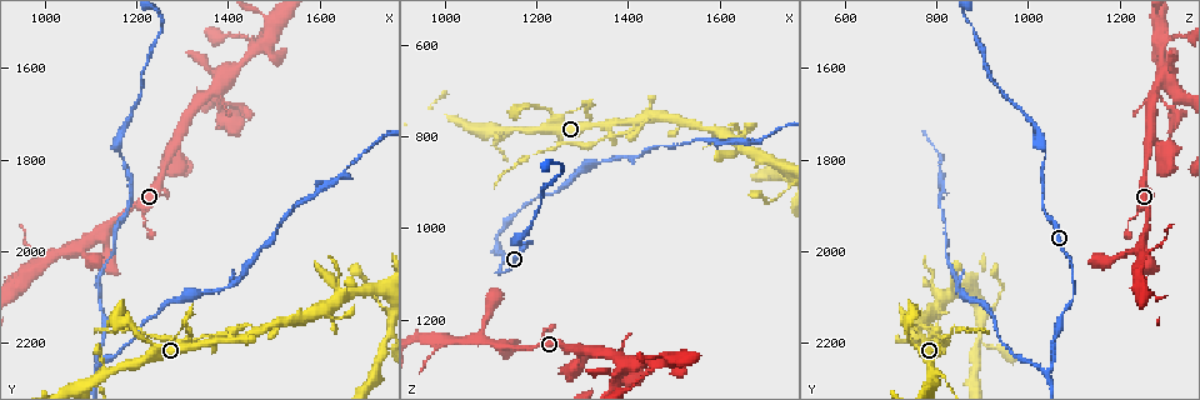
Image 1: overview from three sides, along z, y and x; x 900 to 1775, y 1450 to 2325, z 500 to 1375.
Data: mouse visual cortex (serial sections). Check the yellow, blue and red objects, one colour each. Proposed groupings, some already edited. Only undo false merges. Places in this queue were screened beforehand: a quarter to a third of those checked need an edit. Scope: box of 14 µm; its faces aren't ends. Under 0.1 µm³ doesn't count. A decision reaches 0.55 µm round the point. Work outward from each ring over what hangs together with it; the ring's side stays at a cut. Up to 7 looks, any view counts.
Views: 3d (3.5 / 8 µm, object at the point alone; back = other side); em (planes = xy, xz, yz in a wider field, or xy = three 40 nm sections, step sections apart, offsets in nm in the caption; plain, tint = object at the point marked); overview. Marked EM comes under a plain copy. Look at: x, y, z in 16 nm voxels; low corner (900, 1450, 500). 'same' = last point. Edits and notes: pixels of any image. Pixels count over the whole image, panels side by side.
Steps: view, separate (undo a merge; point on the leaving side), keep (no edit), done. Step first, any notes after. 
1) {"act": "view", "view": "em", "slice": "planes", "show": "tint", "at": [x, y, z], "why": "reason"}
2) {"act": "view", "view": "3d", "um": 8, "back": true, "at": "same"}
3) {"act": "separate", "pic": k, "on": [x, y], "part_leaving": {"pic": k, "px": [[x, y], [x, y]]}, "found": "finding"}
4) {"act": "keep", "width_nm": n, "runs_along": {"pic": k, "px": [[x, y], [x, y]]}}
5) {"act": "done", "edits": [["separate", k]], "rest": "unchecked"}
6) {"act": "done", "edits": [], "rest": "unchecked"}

{"act": "view", "view": "3d", "um": 8, "back": true, "at": [1355, 2200, 780], "why": "three arms meet"}

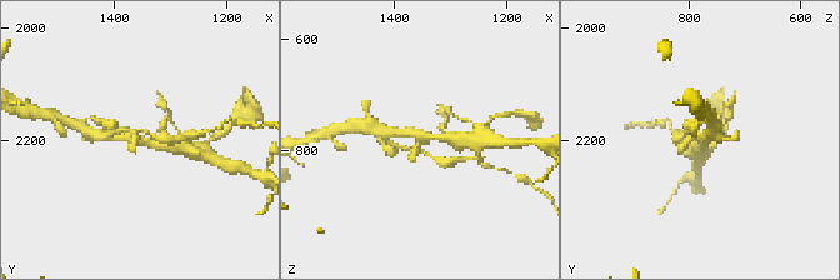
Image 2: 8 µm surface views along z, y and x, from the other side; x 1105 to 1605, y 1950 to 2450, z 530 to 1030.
{"act": "view", "view": "3d", "um": 3.5, "at": [1355, 2205, 780], "why": "closer look"}

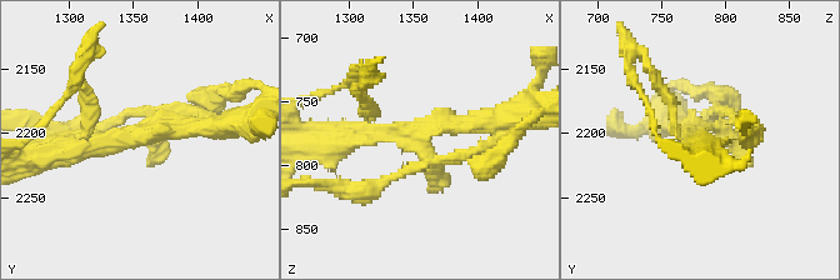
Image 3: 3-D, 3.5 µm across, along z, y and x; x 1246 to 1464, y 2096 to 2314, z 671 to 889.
{"act": "view", "view": "em", "slice": "xy", "step": 3, "show": "tint", "at": [1356, 2202, 772]}

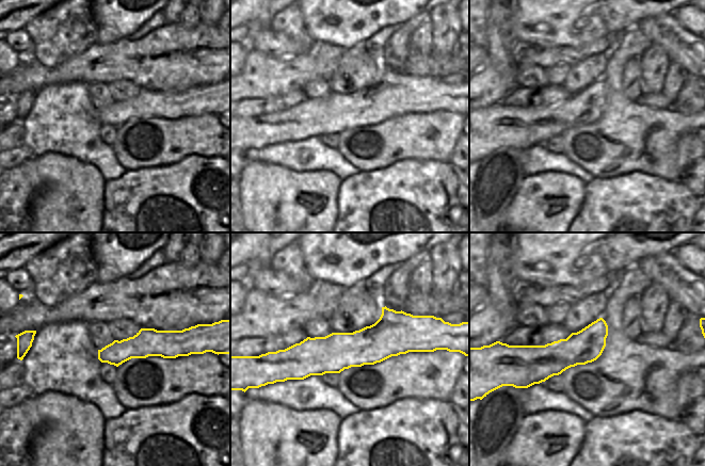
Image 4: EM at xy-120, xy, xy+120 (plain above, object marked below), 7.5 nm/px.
{"act": "separate", "pic": 3, "on": [101, 125], "part_leaving": {"pic": 3, "px": [[426, 160], [365, 193], [319, 183]]}, "found": "two cells meet here"}

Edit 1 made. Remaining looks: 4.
{"act": "view", "view": "3d", "um": 8, "at": [1110, 2265, 1050], "why": "abrupt turn"}

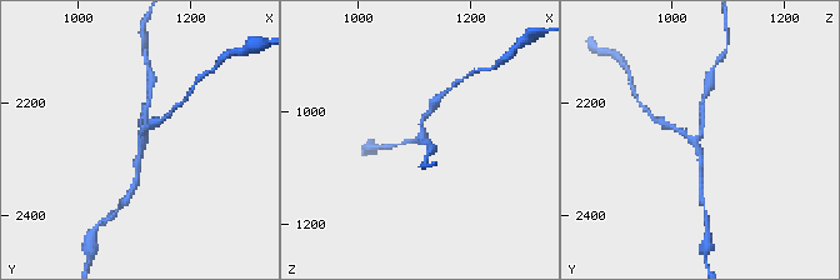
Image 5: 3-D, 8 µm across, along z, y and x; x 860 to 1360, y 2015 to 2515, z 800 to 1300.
{"act": "view", "view": "3d", "um": 3.5, "at": [1110, 2260, 1040], "why": "zoom in"}

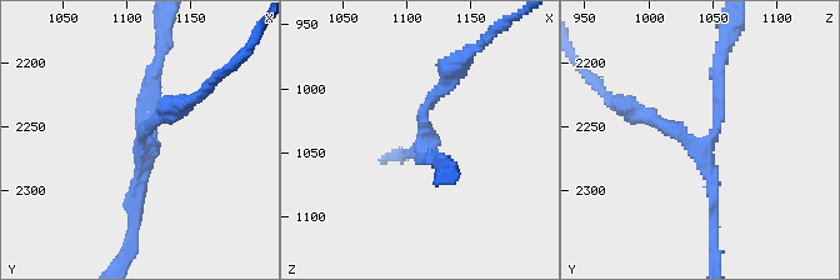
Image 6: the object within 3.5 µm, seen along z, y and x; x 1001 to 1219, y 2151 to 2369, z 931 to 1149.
{"act": "view", "view": "em", "slice": "xy", "step": 1, "show": "tint", "at": [1110, 2262, 1044], "arms": 3, "arm_widths_nm": [150, 150, 150]}

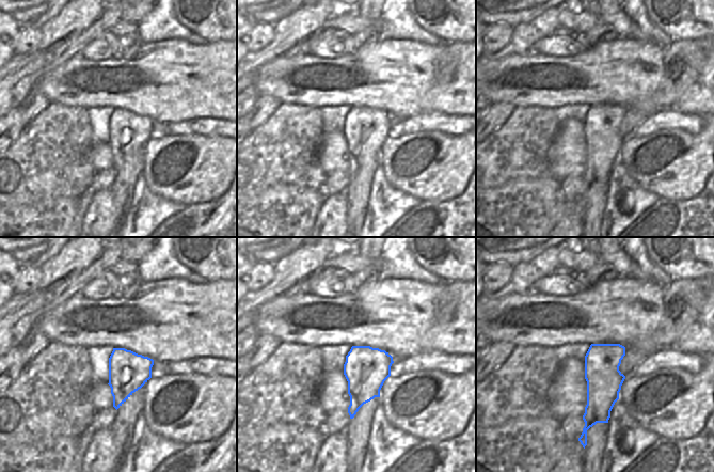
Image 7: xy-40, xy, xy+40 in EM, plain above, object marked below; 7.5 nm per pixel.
{"act": "keep", "width_nm": 340, "runs_along": {"pic": 6, "px": [[720, 69], [708, 141], [638, 115]]}, "found": "continuous, no second cell"}

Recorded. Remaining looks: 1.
{"act": "view", "view": "3d", "um": 3.5, "at": [1475, 1545, 1285], "why": "looks like a crossing"}

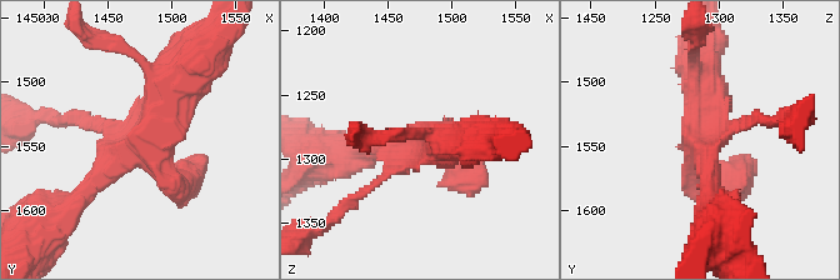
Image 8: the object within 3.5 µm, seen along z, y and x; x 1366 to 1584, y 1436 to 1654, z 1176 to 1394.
{"act": "keep", "arm_widths_nm": [100, 300, 350, 450], "runs_along": {"pic": 8, "px": [[78, 200], [185, 74]]}, "found": "continuous, no second cell"}

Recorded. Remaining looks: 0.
{"act": "done", "edits": [["separate", 3]], "rest": "unchecked"}

